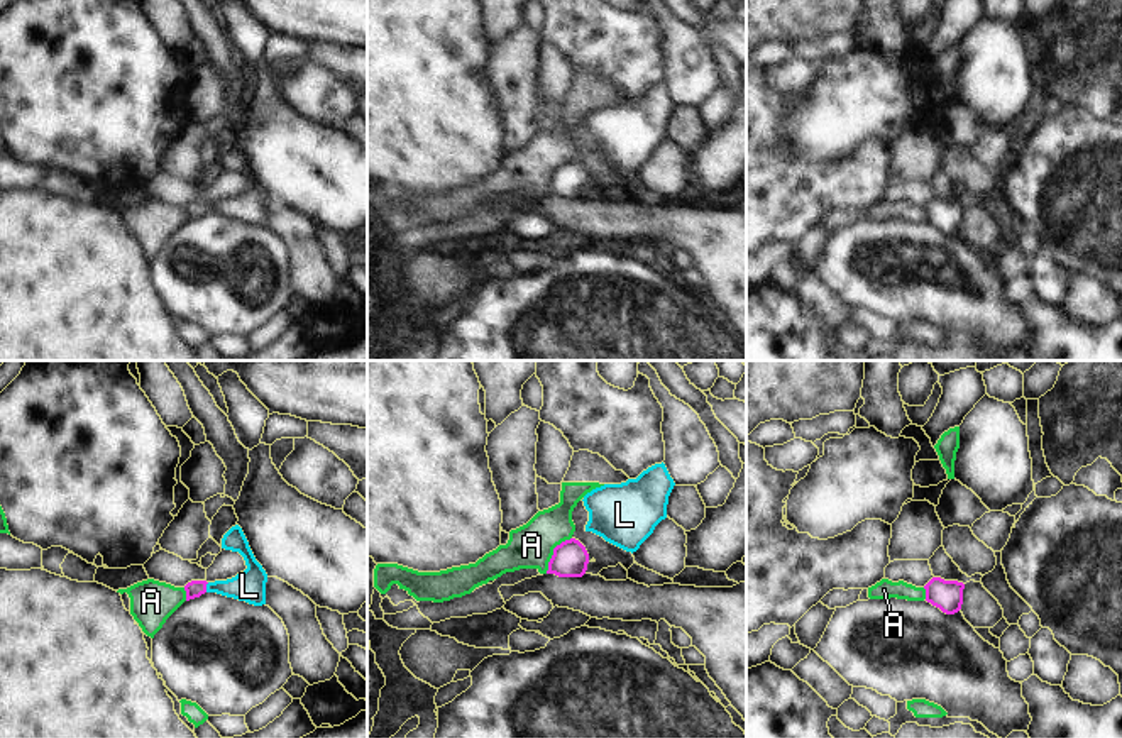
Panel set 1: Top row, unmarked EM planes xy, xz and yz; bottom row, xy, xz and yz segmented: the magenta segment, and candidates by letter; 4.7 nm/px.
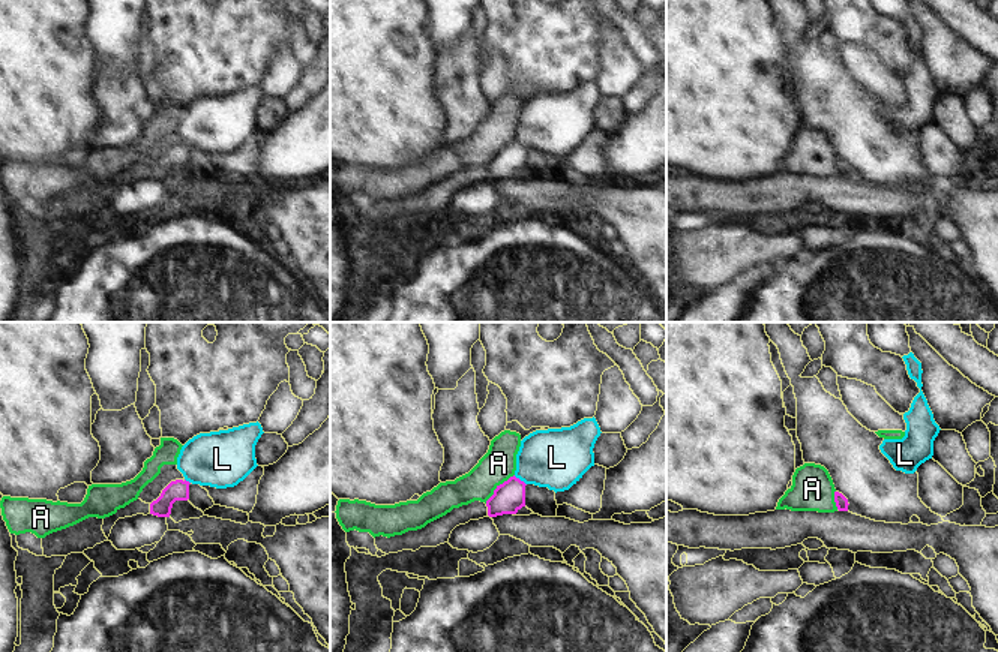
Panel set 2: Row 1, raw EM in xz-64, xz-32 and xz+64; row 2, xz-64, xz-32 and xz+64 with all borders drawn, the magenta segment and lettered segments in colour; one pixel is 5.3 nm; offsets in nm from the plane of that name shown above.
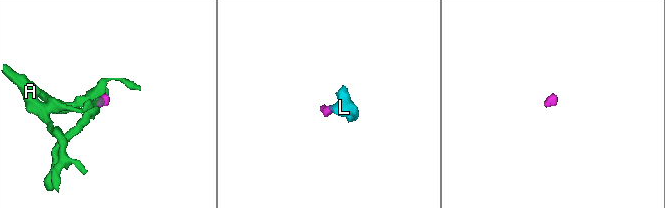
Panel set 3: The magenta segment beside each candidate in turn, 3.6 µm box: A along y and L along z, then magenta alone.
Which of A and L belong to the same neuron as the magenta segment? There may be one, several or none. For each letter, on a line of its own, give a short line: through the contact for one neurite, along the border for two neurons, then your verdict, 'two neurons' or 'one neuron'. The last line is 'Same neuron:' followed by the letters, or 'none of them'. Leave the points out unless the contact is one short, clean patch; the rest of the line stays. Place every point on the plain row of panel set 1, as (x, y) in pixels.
A: xz (571, 158), (554, 170), (545, 193) | two neurons
L: xy (193, 210), (205, 209), (249, 207) | one neuron
Same neuron: L

